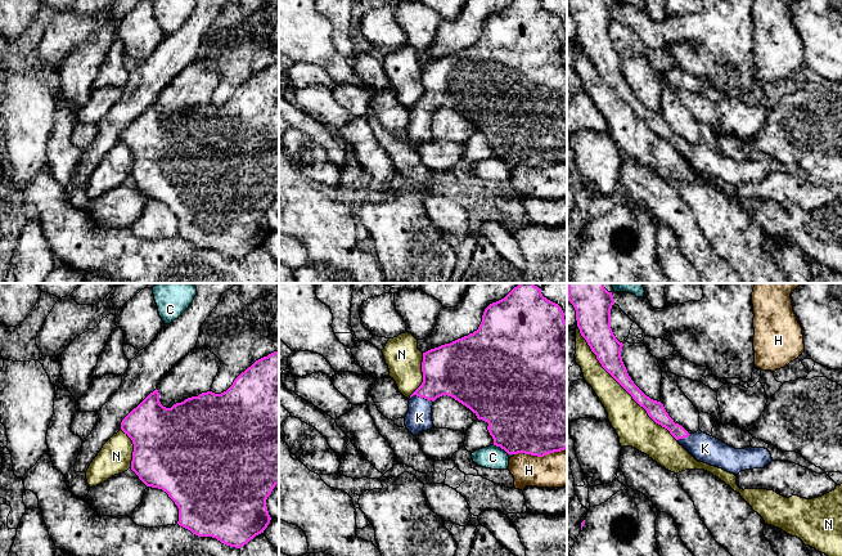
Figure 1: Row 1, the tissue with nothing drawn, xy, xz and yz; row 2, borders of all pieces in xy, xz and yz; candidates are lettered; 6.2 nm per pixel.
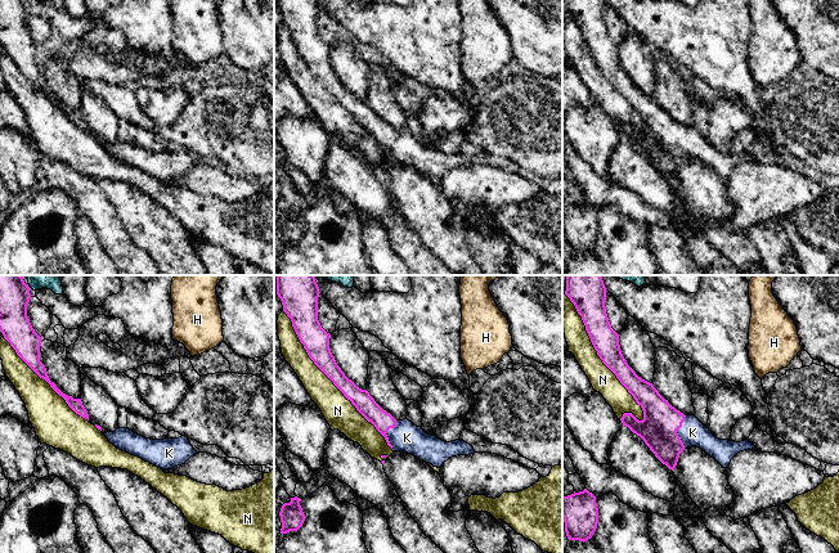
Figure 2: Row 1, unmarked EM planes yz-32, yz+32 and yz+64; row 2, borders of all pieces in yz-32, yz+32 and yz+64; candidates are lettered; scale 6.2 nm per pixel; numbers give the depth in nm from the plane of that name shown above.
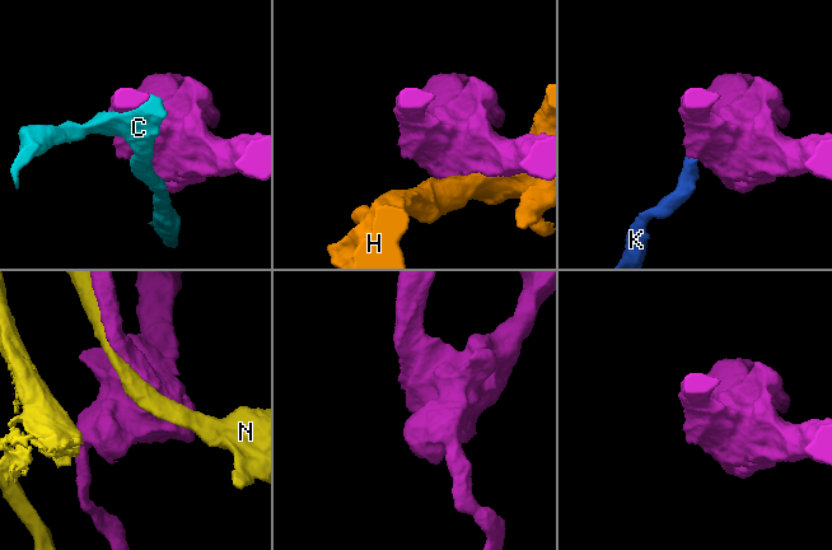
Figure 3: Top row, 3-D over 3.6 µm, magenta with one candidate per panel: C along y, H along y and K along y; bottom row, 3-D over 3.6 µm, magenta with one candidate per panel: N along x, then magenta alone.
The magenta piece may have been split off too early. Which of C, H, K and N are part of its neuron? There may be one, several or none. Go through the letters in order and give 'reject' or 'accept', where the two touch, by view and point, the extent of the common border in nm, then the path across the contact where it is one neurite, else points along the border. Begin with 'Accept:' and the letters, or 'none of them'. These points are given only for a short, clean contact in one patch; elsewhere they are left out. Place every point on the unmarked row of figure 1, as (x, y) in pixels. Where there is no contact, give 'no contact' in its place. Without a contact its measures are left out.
Accept: K
C: reject | xz (501, 160) | 110 nm
H: reject | xz (540, 167) | 340 nm
K: accept | xz (422, 108) | 150 nm | across xz (451, 81), (422, 108), (419, 129)
N: reject | yz (620, 95) | 950 nm

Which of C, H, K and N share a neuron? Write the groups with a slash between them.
C / H / K / N

